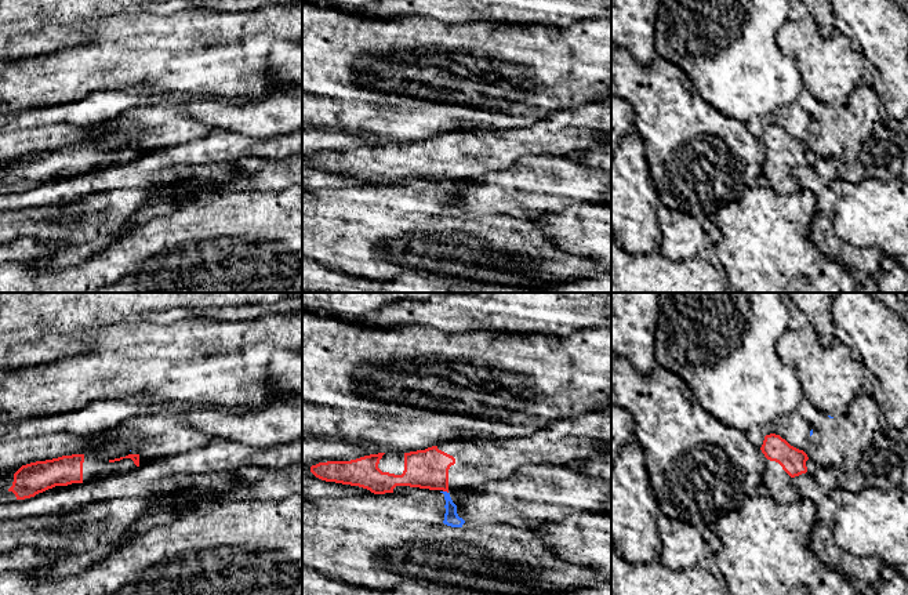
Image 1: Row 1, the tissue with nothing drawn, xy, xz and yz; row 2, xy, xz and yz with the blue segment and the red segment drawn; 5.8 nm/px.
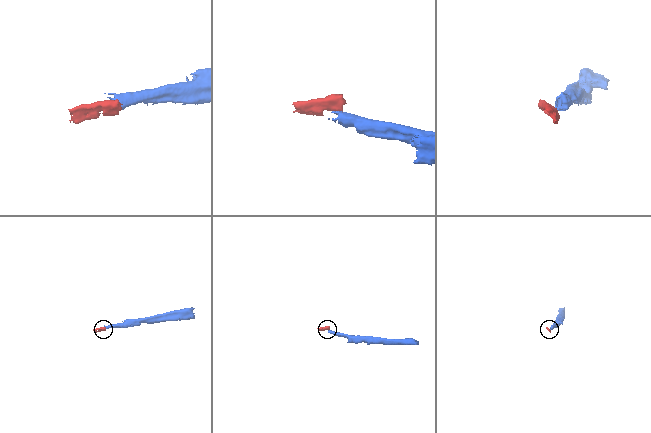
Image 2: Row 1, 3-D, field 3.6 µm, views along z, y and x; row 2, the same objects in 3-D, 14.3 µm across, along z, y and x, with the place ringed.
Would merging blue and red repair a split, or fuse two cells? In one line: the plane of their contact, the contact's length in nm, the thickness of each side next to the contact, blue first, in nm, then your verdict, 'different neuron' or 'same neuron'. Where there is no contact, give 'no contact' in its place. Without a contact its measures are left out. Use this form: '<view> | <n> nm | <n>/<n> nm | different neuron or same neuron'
xz | 40 nm | 90/220 nm | different neuron

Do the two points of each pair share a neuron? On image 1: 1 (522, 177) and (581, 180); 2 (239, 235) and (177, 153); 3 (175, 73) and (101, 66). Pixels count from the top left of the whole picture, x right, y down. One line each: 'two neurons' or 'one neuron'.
1: one neuron
2: two neurons
3: one neuron

